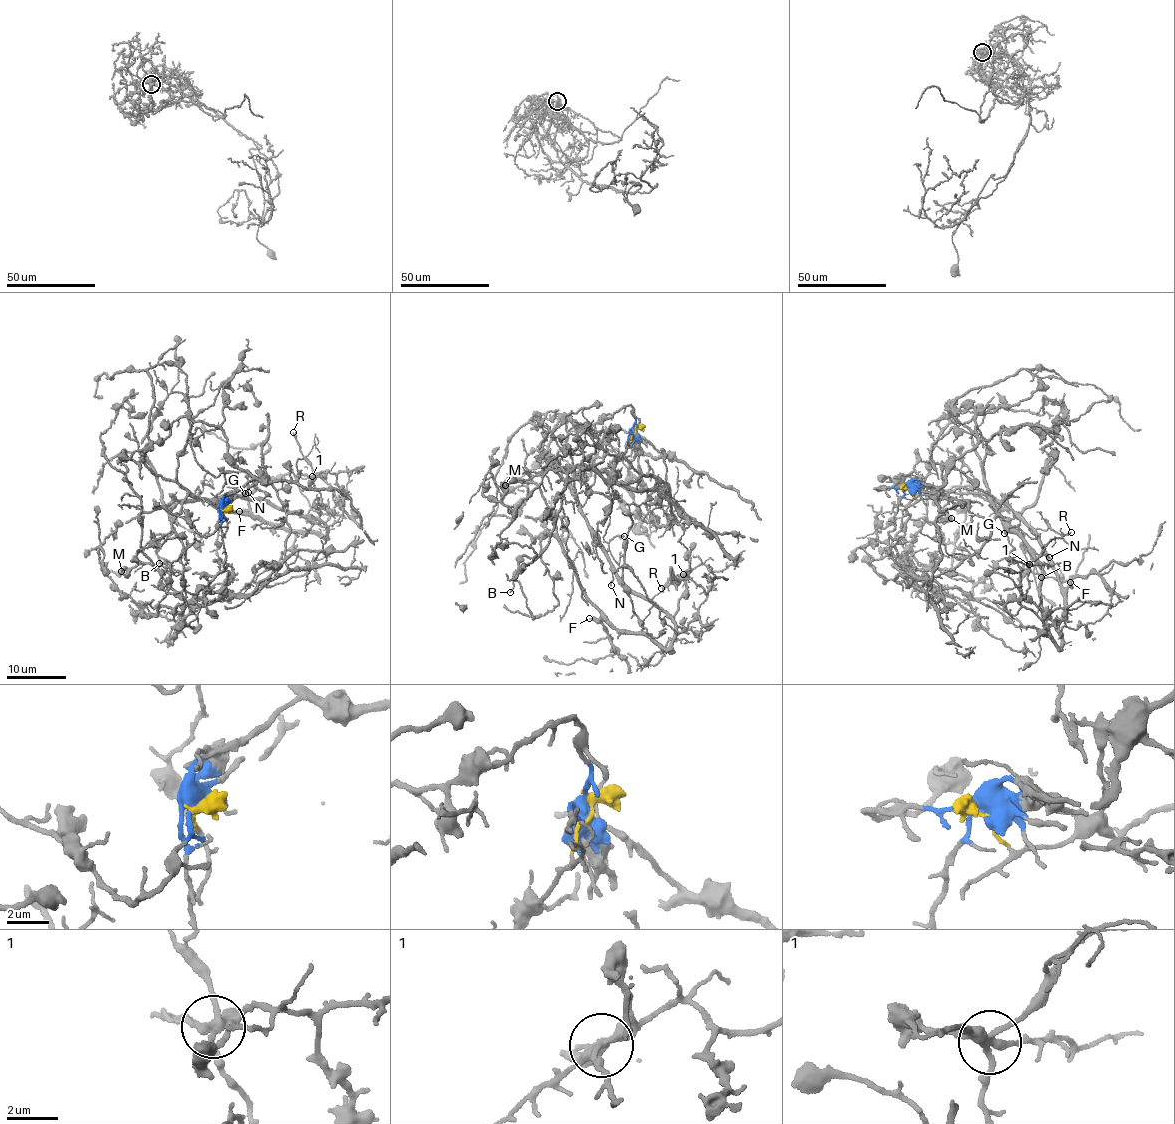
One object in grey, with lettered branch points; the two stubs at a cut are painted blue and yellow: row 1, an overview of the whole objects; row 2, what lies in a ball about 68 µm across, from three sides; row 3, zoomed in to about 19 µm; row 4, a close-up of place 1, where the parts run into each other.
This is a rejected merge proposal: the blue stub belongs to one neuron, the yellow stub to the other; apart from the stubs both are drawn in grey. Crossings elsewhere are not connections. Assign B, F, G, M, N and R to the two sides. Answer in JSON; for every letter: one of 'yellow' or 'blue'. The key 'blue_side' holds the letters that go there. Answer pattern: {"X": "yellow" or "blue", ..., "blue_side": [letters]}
{"B": "yellow", "F": "yellow", "G": "yellow", "M": "blue", "N": "yellow", "R": "yellow", "blue_side": ["M"]}

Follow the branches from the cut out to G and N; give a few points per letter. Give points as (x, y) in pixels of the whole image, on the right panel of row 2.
G: (906, 488), (920, 499), (979, 489), (1023, 532), (1015, 527), (1005, 533)
N: (906, 488), (917, 499), (979, 489), (992, 496), (1003, 519), (1021, 532), (1030, 547), (1048, 557)

